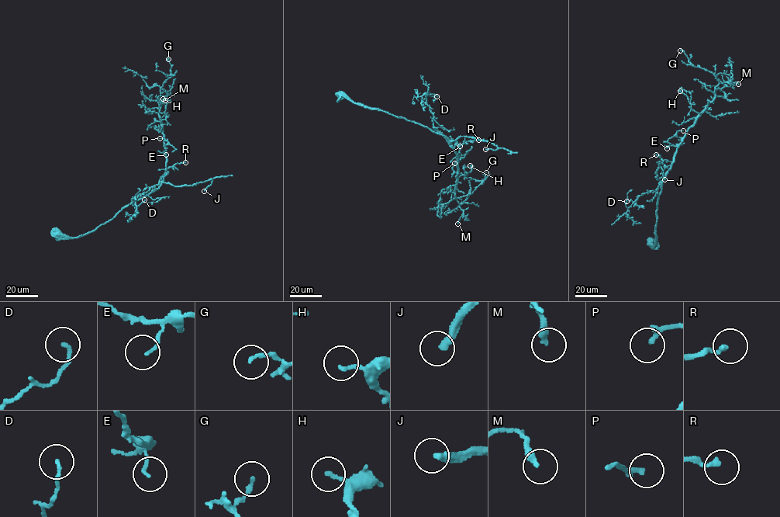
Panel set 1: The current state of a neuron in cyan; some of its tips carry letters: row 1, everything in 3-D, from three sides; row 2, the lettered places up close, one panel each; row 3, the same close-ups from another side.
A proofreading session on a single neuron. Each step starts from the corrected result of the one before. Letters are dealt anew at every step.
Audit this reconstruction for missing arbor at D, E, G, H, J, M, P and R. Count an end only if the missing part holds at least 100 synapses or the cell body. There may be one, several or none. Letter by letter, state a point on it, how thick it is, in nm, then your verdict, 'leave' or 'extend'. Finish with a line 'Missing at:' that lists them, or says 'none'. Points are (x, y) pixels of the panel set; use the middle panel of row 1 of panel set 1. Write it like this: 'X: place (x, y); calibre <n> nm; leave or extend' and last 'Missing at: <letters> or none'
D: place (436, 96); calibre 160 nm; leave
E: place (460, 146); calibre 120 nm; leave
G: place (486, 172); calibre 150 nm; leave
H: place (470, 165); calibre 150 nm; leave
J: place (485, 149); calibre 320 nm; extend
M: place (457, 223); calibre 280 nm; leave
P: place (454, 163); calibre 240 nm; leave
R: place (478, 140); calibre 180 nm; leave
Missing at: J

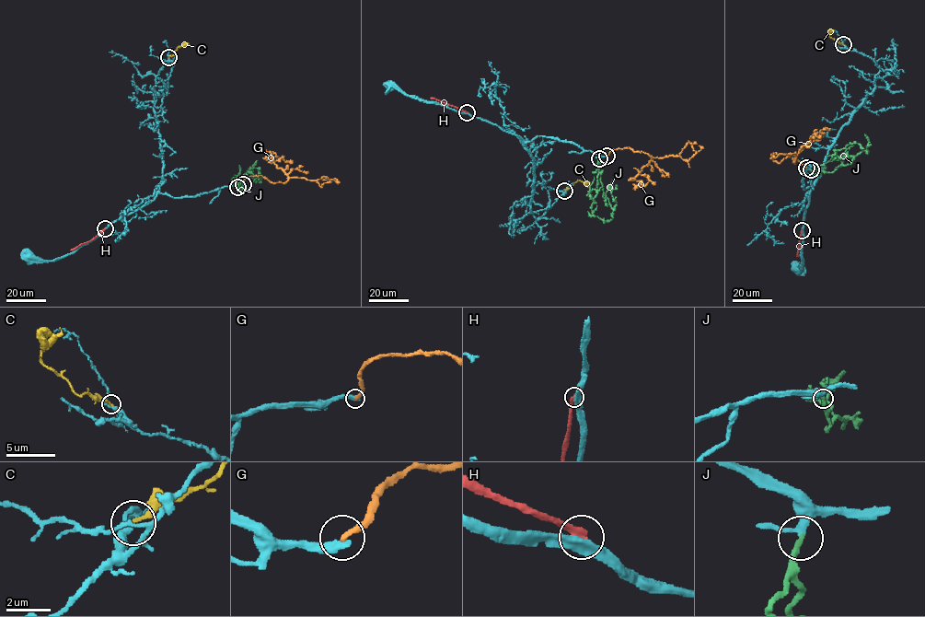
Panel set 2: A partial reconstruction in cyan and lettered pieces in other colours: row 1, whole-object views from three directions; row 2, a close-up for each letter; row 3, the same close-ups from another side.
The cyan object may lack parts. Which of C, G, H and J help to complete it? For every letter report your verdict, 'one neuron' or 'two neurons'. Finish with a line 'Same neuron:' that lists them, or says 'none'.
C: two neurons
G: two neurons
H: two neurons
J: one neuron
Same neuron: J

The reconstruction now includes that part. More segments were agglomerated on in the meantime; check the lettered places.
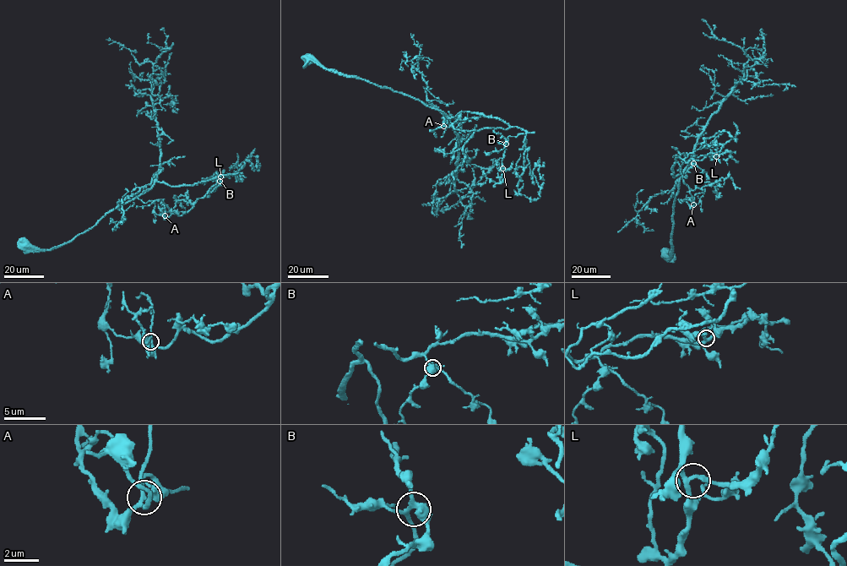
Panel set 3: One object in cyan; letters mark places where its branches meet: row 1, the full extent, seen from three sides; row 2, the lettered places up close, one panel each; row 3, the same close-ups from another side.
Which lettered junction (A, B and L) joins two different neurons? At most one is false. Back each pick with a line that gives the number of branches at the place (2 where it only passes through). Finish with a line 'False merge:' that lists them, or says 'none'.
False merge: none

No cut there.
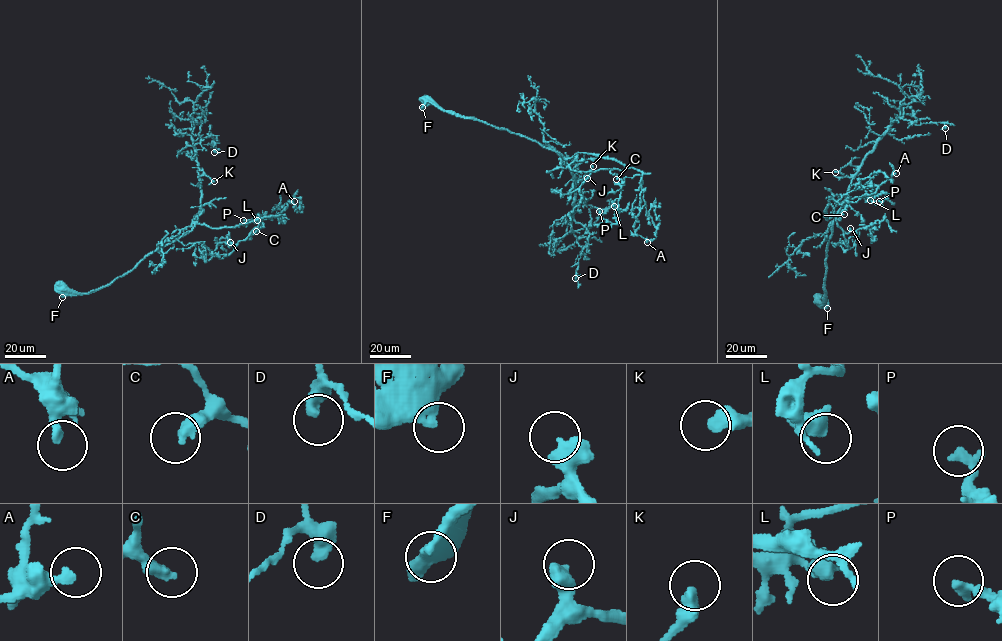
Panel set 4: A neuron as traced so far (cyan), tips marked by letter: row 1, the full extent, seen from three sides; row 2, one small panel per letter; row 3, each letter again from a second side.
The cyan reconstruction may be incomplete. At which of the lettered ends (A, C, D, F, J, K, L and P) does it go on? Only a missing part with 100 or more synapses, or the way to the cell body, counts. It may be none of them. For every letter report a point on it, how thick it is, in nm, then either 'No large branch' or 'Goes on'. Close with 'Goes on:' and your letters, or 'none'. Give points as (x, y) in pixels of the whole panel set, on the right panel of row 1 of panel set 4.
A: Place: (896, 173). Thickness 280 nm. No large branch
C: Place: (844, 214). Thickness 400 nm. No large branch
D: Place: (945, 128). Thickness 280 nm. No large branch
F: Place: (827, 308). Thickness 440 nm. No large branch
J: Place: (850, 228). Thickness 360 nm. Goes on
K: Place: (835, 172). Thickness 440 nm. No large branch
L: Place: (870, 200). Thickness 500 nm. No large branch
P: Place: (879, 201). Thickness 320 nm. No large branch
Goes on: J

